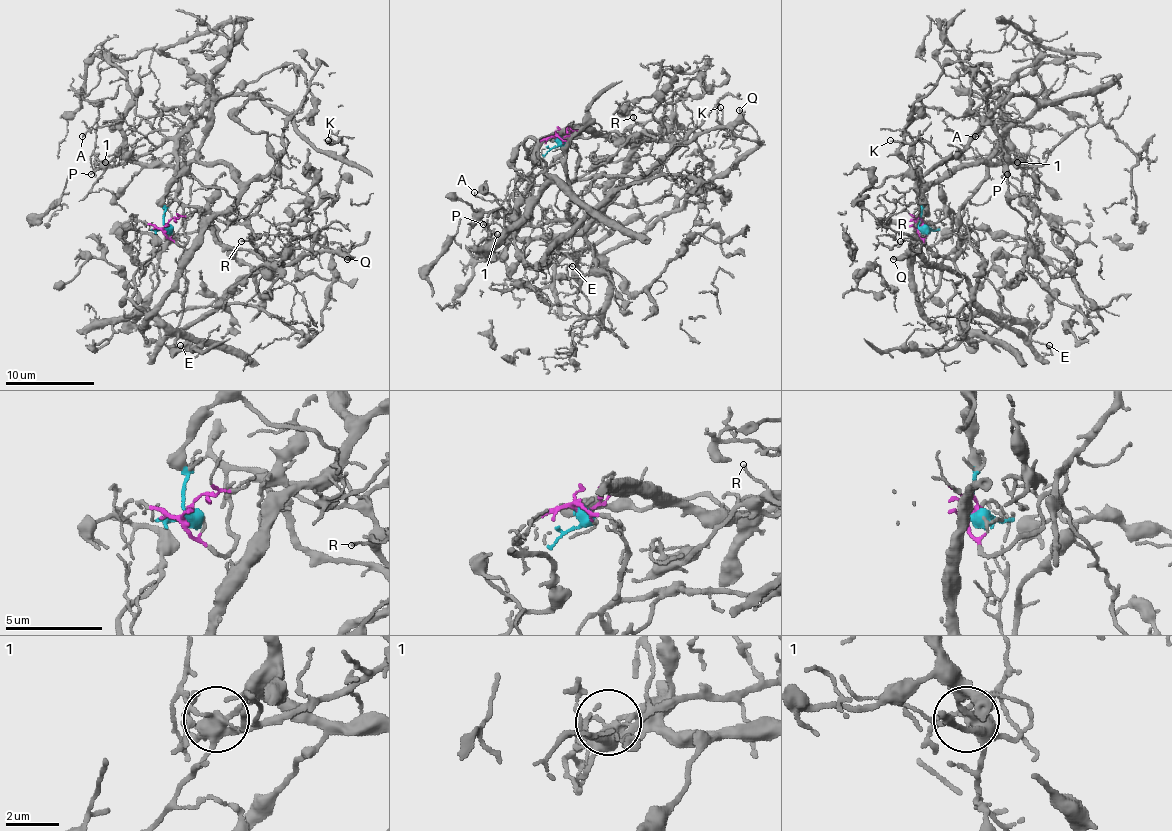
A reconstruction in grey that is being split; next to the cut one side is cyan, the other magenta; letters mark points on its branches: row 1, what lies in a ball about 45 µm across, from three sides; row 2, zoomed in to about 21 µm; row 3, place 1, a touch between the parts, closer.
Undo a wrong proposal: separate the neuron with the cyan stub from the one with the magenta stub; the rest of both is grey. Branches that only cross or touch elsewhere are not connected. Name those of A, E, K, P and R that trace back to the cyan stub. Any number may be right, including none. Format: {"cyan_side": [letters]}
{"cyan_side": ["E", "R"]}

